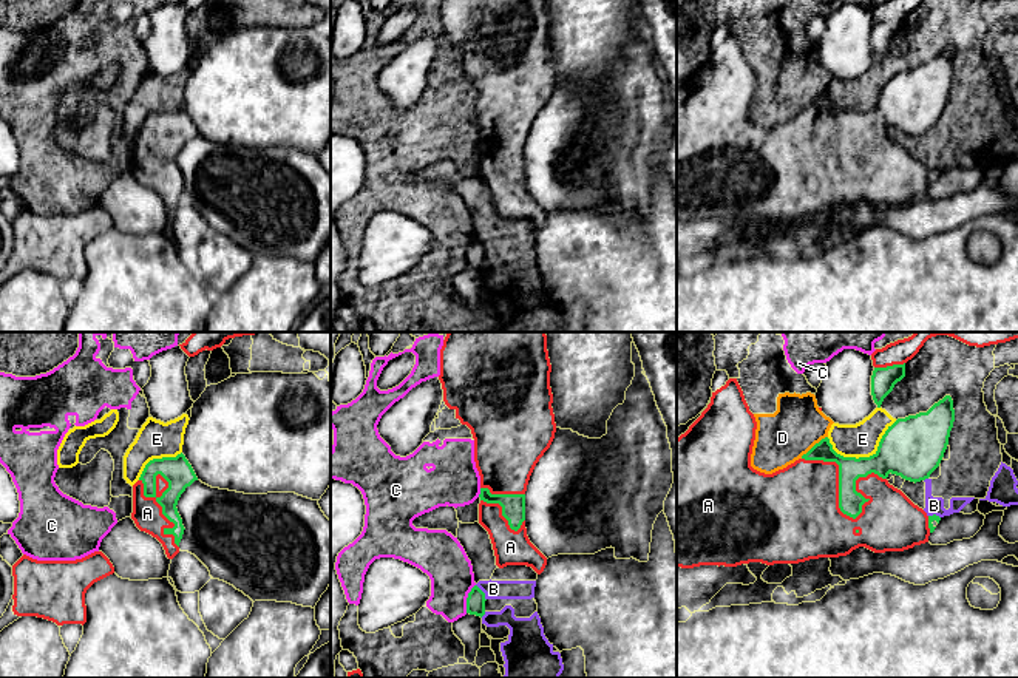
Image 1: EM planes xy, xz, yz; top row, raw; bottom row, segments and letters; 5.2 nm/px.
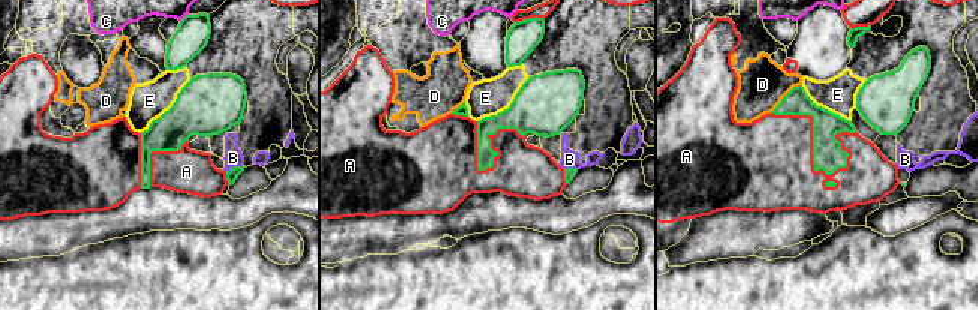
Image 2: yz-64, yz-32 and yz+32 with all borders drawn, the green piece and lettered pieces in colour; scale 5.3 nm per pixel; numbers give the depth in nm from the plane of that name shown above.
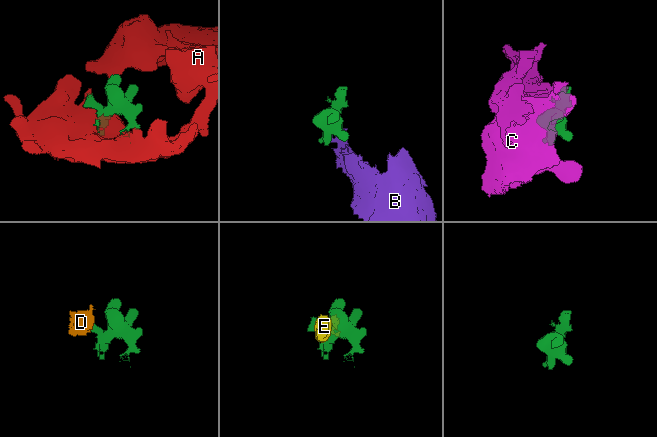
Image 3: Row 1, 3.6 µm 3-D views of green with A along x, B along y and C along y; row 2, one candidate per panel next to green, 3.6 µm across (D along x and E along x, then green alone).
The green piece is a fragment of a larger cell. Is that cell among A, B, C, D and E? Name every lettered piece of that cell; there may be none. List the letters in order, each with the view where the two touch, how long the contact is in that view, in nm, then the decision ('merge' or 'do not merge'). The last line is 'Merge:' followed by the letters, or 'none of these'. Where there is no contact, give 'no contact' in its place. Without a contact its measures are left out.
A: yz | 460 nm | merge
B: xz | 100 nm | do not merge
C: xz | 160 nm | do not merge
D: yz | 180 nm | do not merge
E: yz | 380 nm | do not merge
Merge: A

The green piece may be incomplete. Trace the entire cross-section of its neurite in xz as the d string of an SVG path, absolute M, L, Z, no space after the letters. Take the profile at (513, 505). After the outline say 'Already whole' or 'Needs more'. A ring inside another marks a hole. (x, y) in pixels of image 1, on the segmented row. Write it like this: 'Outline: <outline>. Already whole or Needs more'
Outline: M448 332L440 349L443 402L456 411L456 419L471 429L474 462L480 476L479 524L488 531L496 565L527 565L541 575L547 558L530 542L525 528L525 491L530 476L550 448L555 432L551 364L545 332Z. Needs more

